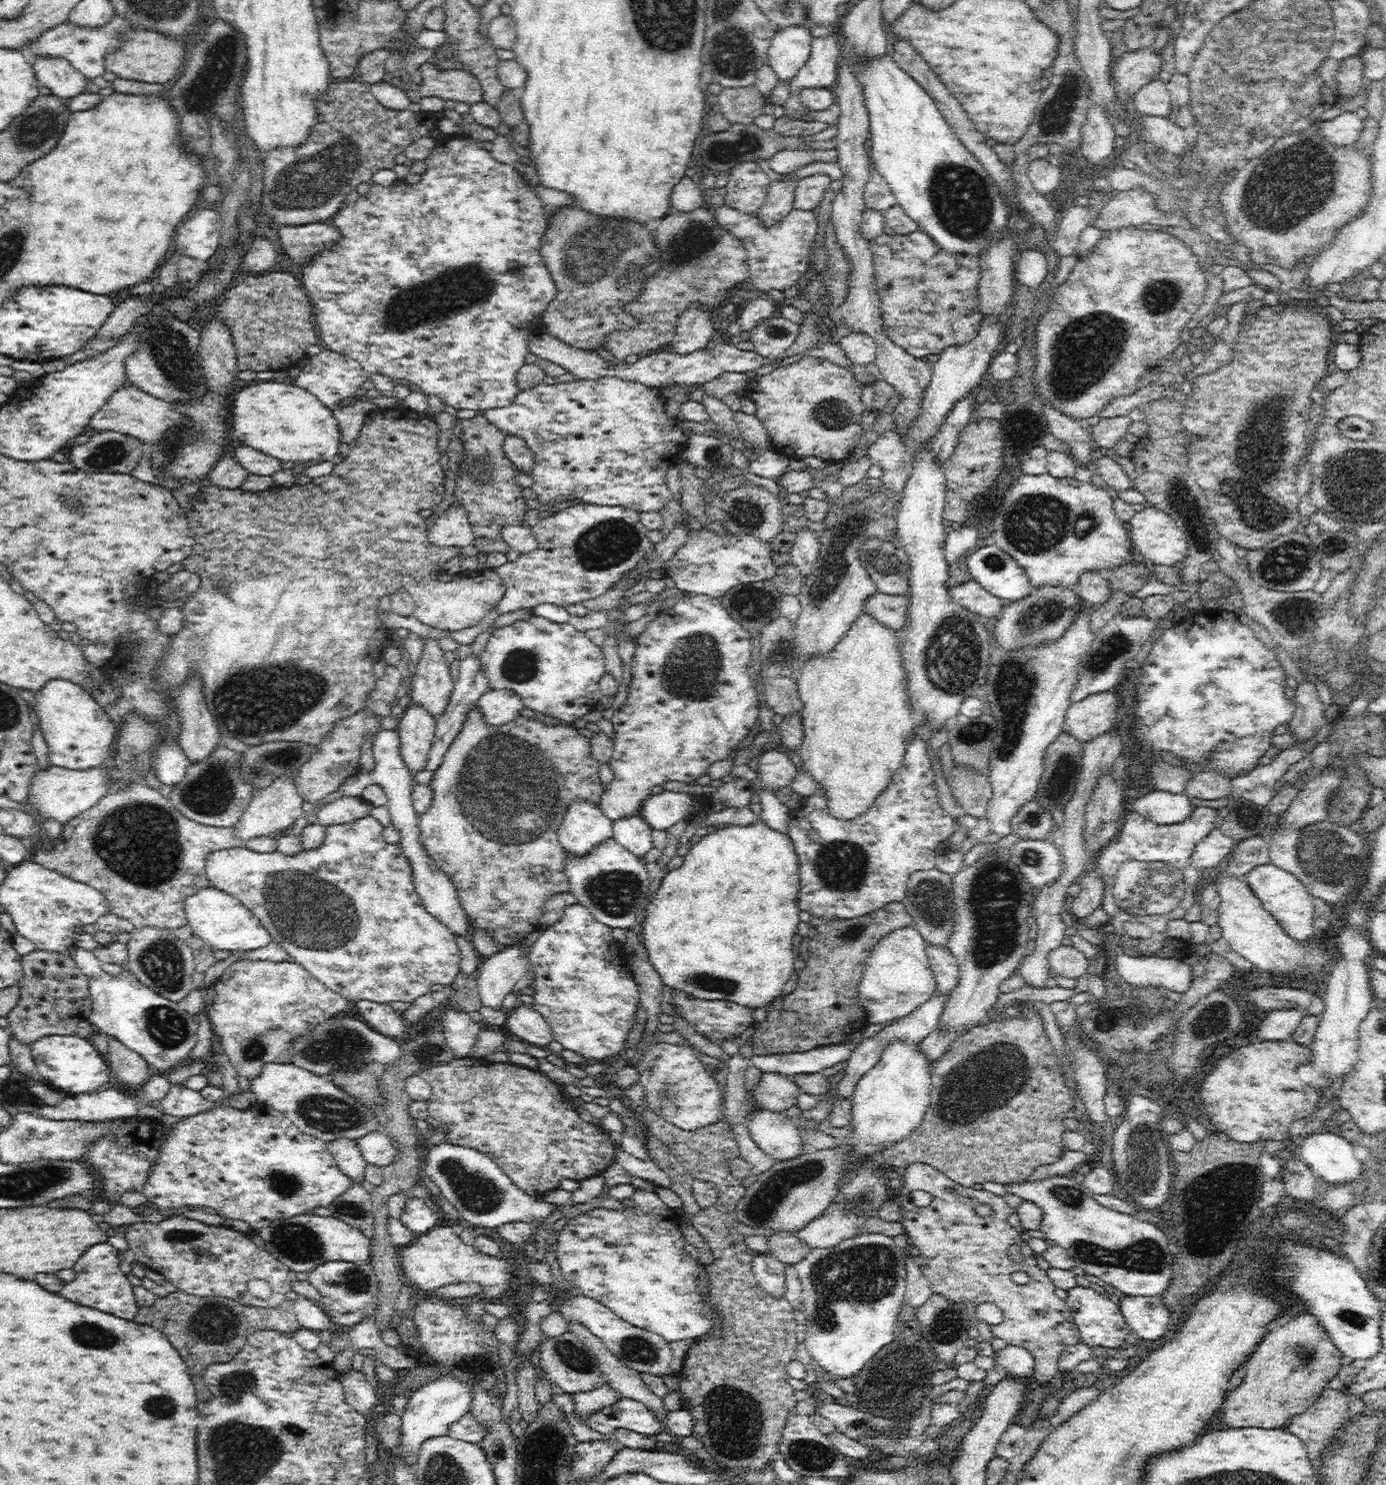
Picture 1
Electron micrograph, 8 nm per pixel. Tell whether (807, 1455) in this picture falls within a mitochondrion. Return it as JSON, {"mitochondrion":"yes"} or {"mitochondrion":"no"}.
{"mitochondrion":"yes"}

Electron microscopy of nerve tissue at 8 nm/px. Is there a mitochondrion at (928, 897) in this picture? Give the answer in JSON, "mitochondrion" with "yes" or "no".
{"mitochondrion":"yes"}

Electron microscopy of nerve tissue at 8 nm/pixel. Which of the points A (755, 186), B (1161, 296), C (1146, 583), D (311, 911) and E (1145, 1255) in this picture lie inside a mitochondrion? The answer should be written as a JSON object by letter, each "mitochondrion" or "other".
{"A":"other","B":"mitochondrion","C":"other","D":"mitochondrion","E":"mitochondrion"}

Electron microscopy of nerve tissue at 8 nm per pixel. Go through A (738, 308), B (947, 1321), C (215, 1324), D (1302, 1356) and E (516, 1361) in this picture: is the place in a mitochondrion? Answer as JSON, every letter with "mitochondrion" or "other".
{"A":"other","B":"mitochondrion","C":"mitochondrion","D":"mitochondrion","E":"other"}

